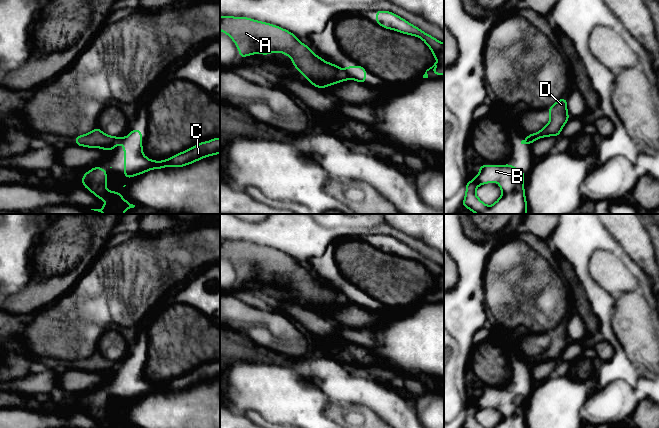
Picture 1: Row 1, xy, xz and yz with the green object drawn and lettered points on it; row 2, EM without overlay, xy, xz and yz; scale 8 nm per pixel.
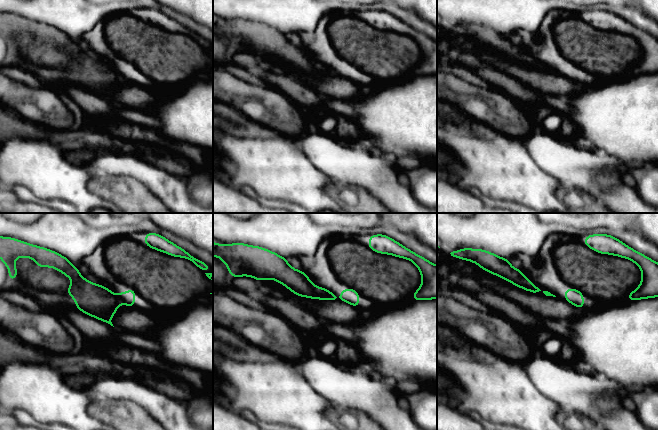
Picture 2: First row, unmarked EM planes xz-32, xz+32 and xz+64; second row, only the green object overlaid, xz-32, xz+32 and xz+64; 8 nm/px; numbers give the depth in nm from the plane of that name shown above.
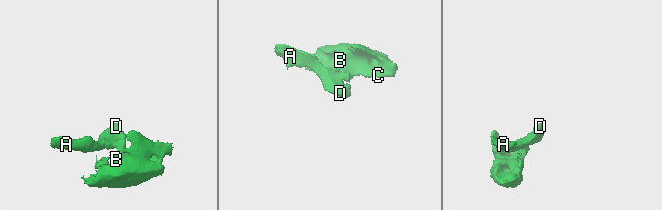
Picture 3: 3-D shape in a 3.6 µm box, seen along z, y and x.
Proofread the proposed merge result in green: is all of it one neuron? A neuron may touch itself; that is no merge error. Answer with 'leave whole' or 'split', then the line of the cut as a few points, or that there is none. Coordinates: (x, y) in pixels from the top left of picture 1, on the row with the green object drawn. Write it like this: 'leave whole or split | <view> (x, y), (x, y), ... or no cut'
split | xz (343, 70), (349, 78)

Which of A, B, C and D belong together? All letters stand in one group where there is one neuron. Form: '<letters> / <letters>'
A D / B C

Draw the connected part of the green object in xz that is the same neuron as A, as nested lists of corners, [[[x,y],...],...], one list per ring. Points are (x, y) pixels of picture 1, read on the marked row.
[[[220,16],[220,30],[232,38],[240,58],[255,53],[269,55],[281,52],[292,59],[294,67],[309,83],[323,91],[324,86],[349,79],[343,69],[325,62],[309,46],[301,43],[296,35],[276,25],[247,17]]]

